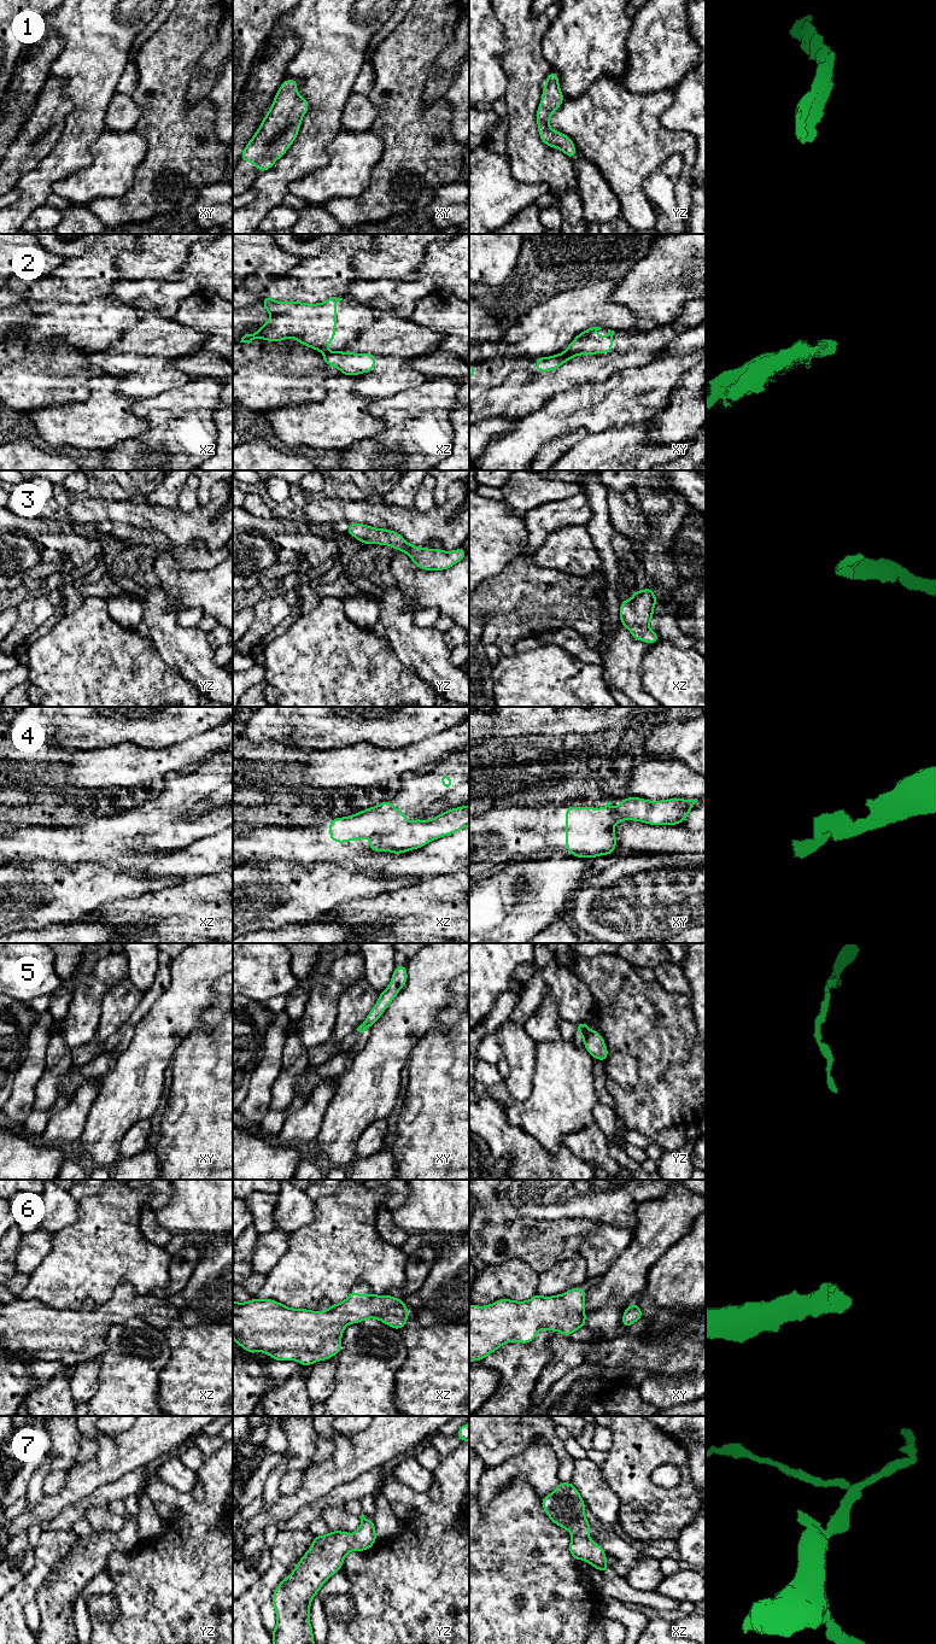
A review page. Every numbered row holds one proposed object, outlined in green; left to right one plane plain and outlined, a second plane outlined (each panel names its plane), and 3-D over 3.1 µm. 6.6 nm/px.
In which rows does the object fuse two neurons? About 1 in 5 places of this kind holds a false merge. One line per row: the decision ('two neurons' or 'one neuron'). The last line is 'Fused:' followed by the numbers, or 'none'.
1: one neuron
2: two neurons
3: one neuron
4: one neuron
5: one neuron
6: one neuron
7: one neuron
Fused: 2

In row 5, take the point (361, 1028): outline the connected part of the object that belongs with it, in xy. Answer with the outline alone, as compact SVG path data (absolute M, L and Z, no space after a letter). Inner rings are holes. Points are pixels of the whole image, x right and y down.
M406 964L394 966L392 979L388 987L385 990L380 991L379 1000L368 1013L365 1020L356 1030L359 1032L364 1032L367 1029L374 1025L375 1022L386 1011L388 1005L398 995L399 990L406 984L406 982L408 982Z

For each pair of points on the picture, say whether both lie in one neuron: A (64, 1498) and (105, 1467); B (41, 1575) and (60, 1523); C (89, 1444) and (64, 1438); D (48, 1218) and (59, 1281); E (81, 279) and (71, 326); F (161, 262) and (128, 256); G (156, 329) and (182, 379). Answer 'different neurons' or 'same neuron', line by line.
A: same neuron
B: different neurons
C: different neurons
D: different neurons
E: different neurons
F: same neuron
G: same neuron

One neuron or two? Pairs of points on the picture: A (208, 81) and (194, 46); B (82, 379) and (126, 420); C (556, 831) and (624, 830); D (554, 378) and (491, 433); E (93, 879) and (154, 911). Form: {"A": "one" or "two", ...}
{"A": "two", "B": "two", "C": "two", "D": "two", "E": "two"}

